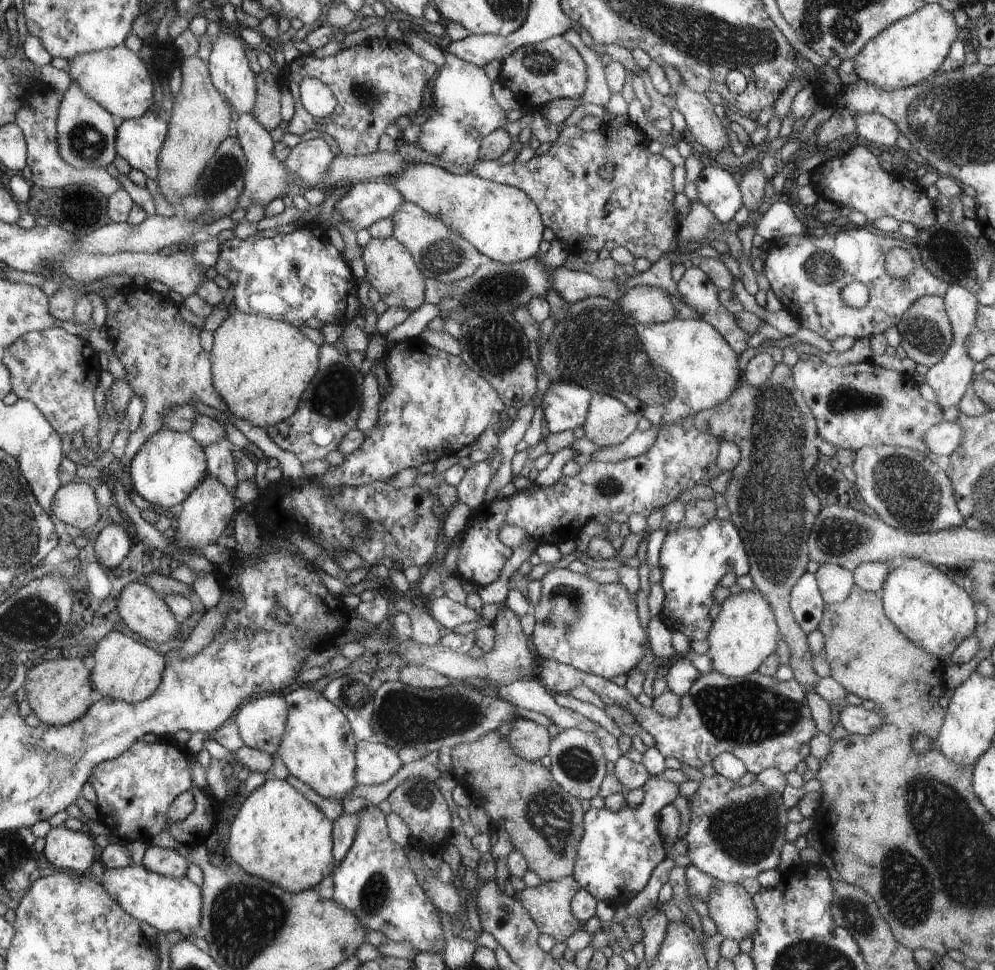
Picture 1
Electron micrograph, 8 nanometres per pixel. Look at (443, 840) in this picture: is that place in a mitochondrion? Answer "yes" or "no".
no

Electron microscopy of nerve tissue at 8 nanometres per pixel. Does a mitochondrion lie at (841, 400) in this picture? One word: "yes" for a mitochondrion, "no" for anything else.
yes

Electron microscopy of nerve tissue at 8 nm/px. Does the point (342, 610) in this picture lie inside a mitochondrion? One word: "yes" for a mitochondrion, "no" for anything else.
no

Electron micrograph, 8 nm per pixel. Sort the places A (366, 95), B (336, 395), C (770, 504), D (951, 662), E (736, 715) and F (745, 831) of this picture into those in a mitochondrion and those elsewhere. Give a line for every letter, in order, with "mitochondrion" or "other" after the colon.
A: mitochondrion
B: mitochondrion
C: mitochondrion
D: other
E: mitochondrion
F: mitochondrion

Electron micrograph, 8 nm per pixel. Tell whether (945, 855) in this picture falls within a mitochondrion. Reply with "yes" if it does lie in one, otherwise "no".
yes

